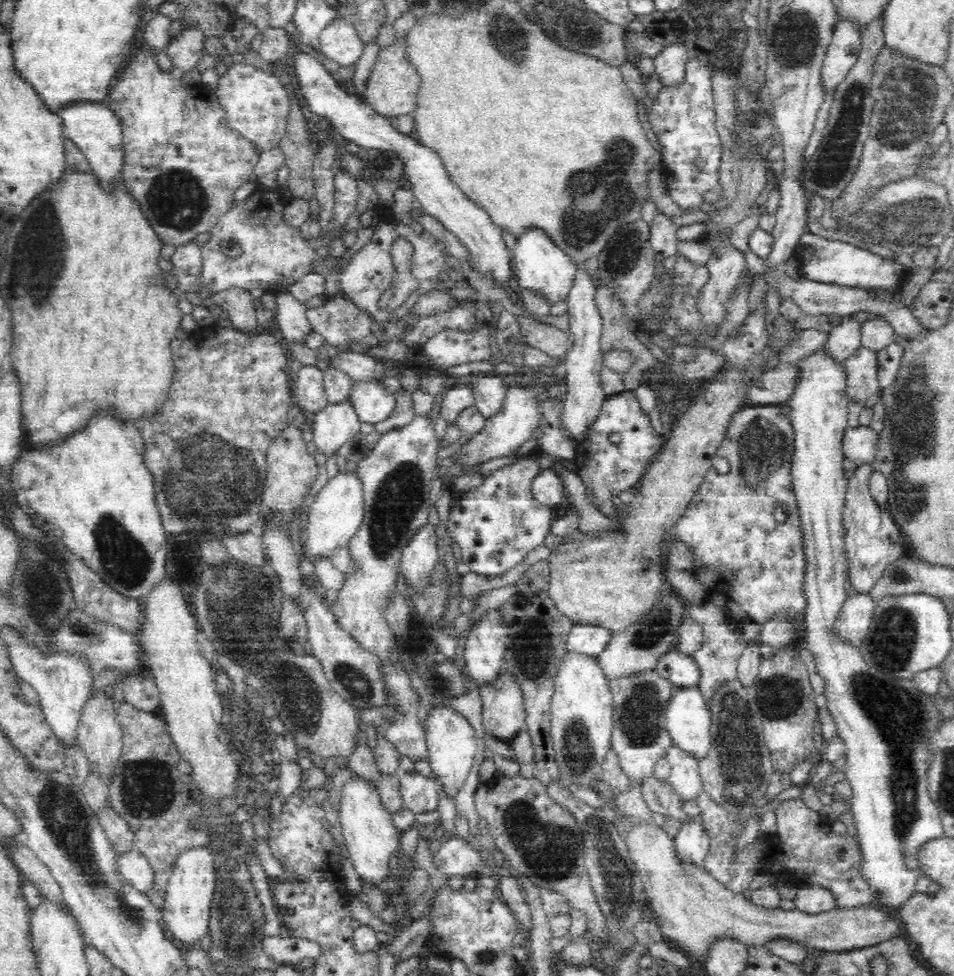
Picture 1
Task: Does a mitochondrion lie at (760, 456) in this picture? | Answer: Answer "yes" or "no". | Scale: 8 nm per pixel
yes

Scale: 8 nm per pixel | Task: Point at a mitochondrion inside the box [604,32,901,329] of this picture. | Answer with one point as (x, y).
(833, 162)

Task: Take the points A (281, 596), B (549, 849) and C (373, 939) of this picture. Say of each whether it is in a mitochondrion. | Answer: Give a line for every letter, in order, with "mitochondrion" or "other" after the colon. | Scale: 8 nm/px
A: other
B: mitochondrion
C: other

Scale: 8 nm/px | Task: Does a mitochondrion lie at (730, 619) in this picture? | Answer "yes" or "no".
no

